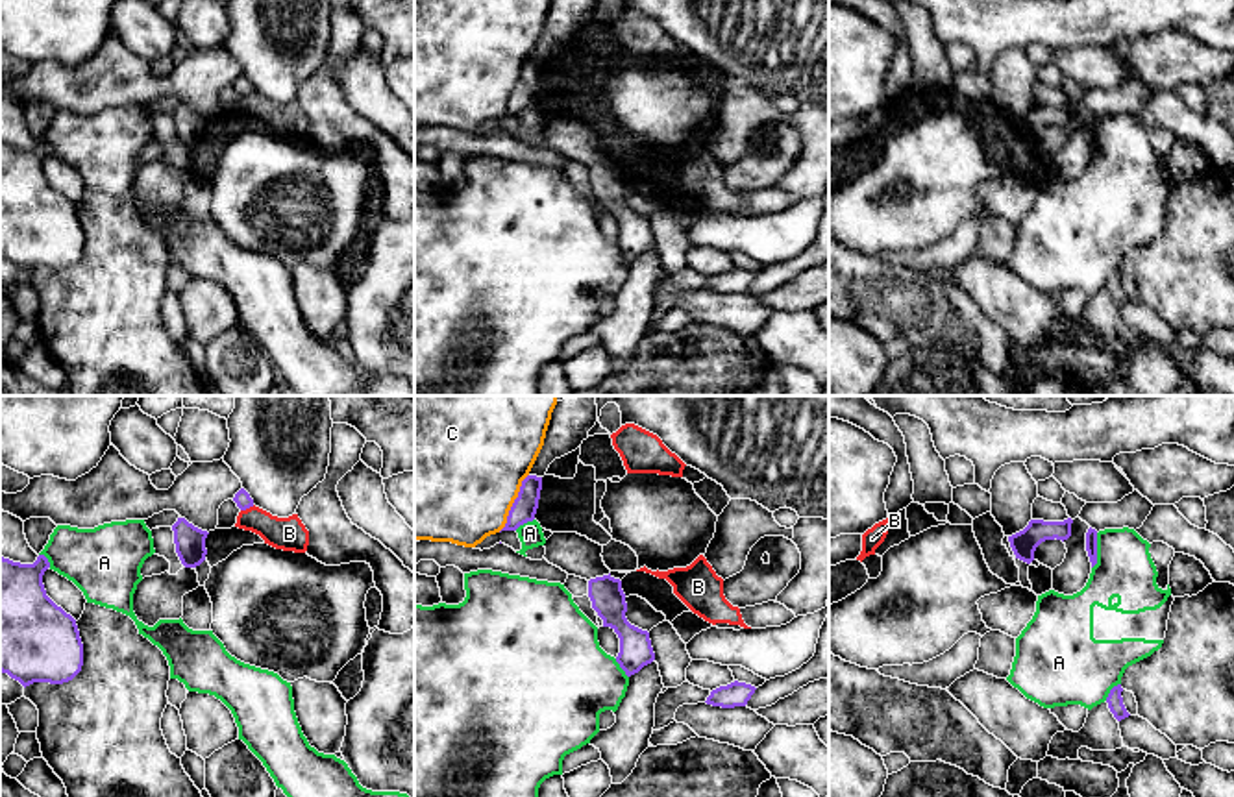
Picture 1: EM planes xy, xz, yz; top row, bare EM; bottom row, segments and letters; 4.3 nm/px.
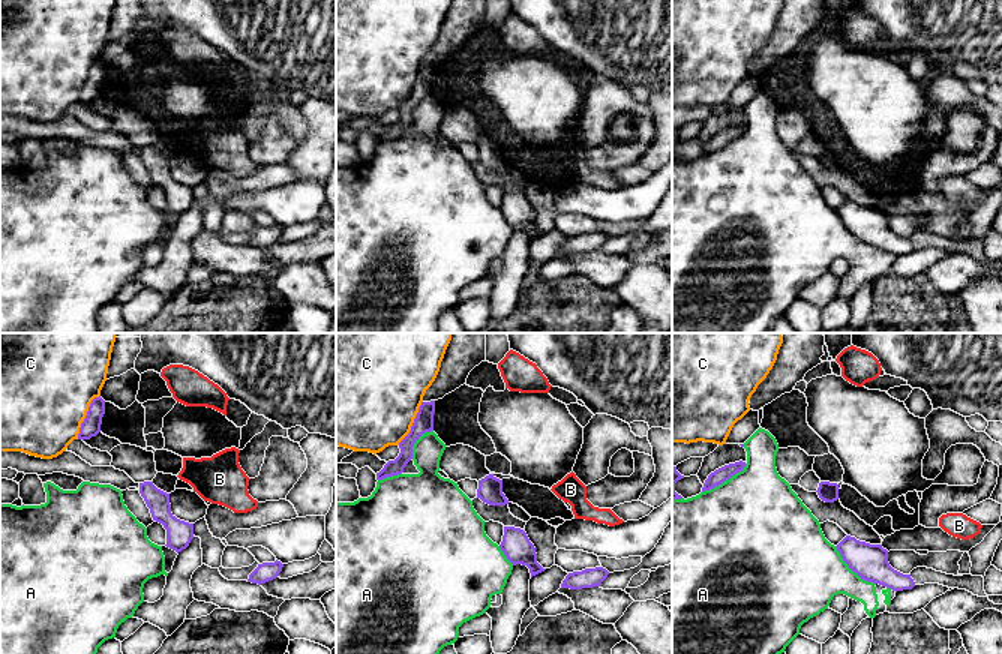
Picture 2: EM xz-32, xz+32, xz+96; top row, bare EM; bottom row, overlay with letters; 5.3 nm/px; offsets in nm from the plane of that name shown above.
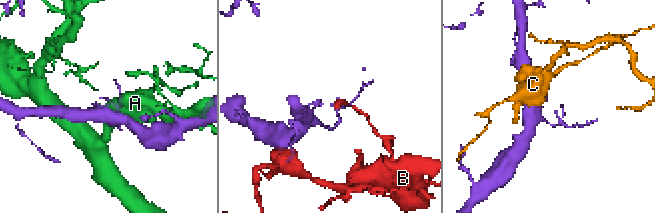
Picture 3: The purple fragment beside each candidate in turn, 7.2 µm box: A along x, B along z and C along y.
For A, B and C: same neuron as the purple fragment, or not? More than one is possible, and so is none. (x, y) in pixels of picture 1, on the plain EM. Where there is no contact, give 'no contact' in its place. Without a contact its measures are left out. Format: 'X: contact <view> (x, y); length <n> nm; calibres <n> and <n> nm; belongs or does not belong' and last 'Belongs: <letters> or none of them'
A: contact yz (1096, 137); length 160 nm; calibres 50 and 260 nm; does not belong
B: contact xy (246, 93); length 70 nm; calibres 70 and 140 nm; does not belong
C: contact xz (513, 89); length 280 nm; calibres 110 and 500 nm; does not belong
Belongs: none of them

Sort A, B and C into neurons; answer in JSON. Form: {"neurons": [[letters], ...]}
{"neurons": [["A"], ["B"], ["C"]]}

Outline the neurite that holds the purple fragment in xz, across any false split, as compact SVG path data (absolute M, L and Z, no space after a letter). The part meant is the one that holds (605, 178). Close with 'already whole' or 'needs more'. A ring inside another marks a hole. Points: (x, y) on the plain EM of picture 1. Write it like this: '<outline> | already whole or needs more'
M631 157L622 166L611 159L588 166L592 194L620 224L616 248L627 263L638 259L655 246L649 218L631 211L625 203L629 181L646 185L657 198L673 207L683 198L692 198L675 179L666 165L646 157Z | needs more

